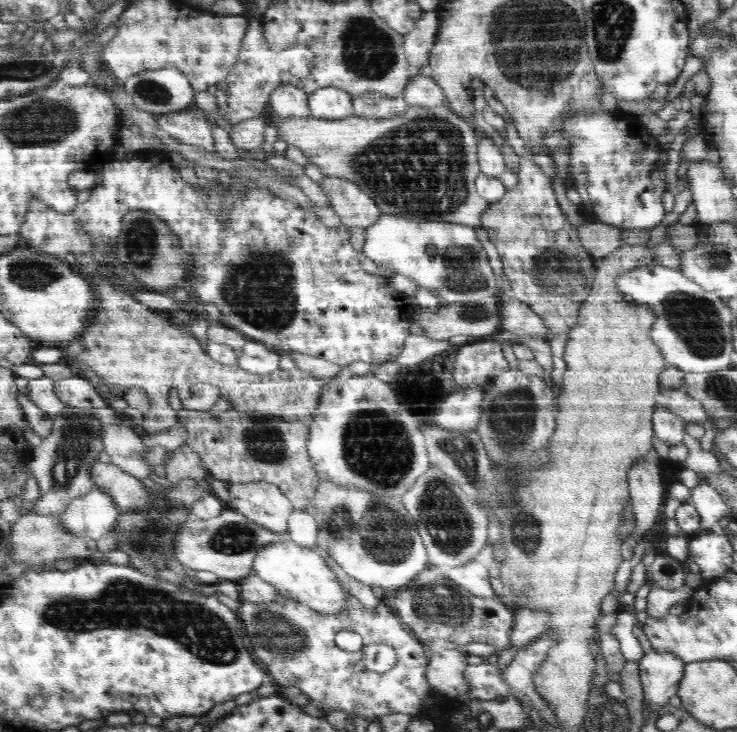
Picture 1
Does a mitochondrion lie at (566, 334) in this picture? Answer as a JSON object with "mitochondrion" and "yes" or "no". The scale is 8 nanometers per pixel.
{"mitochondrion":"no"}

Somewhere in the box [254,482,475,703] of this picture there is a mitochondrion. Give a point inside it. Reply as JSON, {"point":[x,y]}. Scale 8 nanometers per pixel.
{"point":[383,535]}

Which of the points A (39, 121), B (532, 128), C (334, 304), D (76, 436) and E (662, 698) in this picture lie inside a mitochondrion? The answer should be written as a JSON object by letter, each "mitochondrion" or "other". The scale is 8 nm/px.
{"A":"mitochondrion","B":"other","C":"other","D":"mitochondrion","E":"other"}

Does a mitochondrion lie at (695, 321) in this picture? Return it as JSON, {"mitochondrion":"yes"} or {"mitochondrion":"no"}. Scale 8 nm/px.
{"mitochondrion":"yes"}

